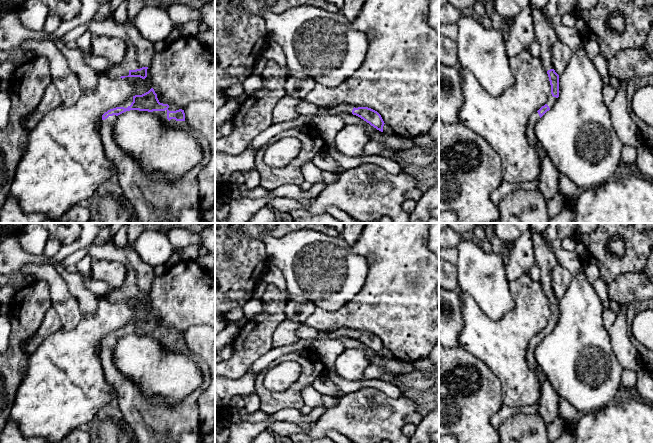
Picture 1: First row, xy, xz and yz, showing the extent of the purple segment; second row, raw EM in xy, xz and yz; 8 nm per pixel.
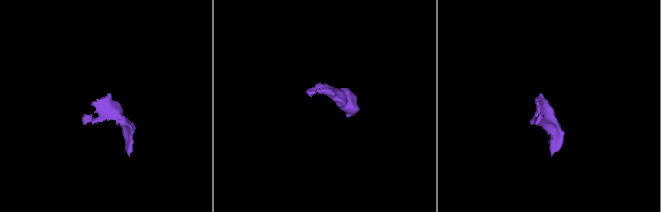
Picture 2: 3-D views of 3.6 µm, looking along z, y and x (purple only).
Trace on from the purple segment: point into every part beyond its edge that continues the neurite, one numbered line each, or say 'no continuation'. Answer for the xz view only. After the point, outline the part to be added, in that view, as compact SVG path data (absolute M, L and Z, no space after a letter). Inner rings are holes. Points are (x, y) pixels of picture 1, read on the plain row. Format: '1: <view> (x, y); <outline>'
1: xz (341, 332); M339 328L336 330L331 330L327 333L326 337L328 337L331 340L339 339L341 337L348 337L352 338L353 332L358 332L358 330L353 330L350 328Z

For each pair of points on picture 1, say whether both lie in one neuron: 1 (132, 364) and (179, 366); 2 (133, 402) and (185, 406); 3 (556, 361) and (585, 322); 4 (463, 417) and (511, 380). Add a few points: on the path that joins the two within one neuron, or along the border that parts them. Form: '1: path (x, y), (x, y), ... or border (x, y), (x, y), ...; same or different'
1: path (144, 364), (149, 364), (154, 369), (167, 369); same
2: path (146, 412), (172, 412); same
3: path (566, 351), (576, 341), (576, 332); same
4: border (488, 368), (500, 382), (503, 404); different

